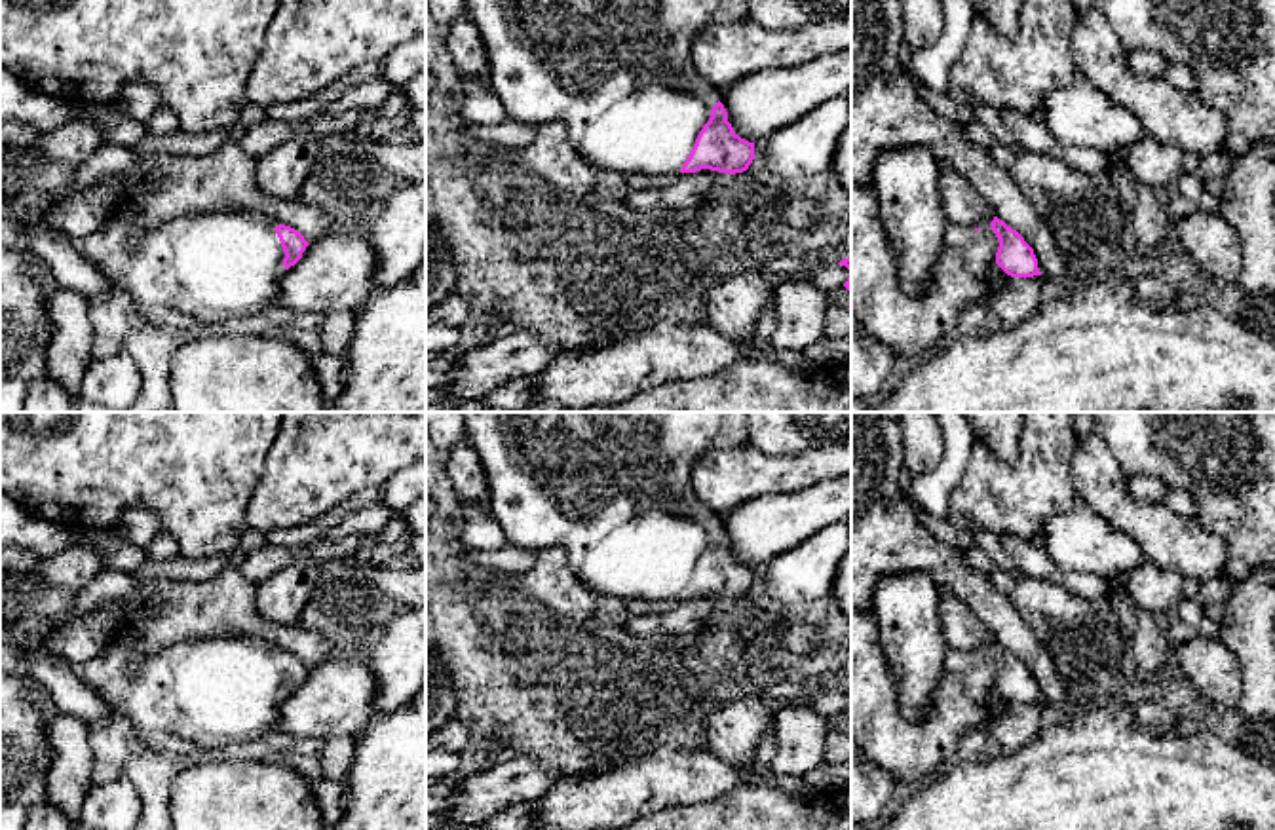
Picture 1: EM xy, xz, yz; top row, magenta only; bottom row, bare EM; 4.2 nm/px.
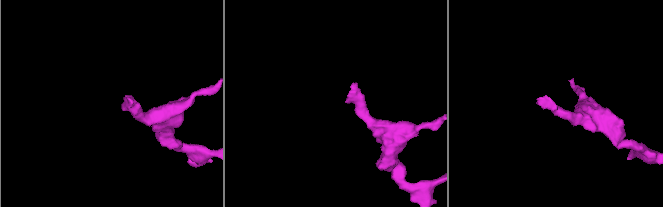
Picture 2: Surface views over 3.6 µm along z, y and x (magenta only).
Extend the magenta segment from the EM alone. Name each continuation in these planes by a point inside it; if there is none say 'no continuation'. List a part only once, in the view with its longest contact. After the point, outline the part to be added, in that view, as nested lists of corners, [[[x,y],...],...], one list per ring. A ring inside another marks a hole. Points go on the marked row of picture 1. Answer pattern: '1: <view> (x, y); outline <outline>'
1: xz (616, 73); outline [[[466,0],[466,13],[475,23],[485,44],[490,70],[490,91],[498,97],[509,122],[540,127],[561,122],[568,127],[568,139],[581,158],[600,171],[629,175],[680,175],[695,139],[718,103],[718,89],[711,85],[692,65],[690,44],[694,36],[711,25],[737,23],[747,17],[747,0]]]

